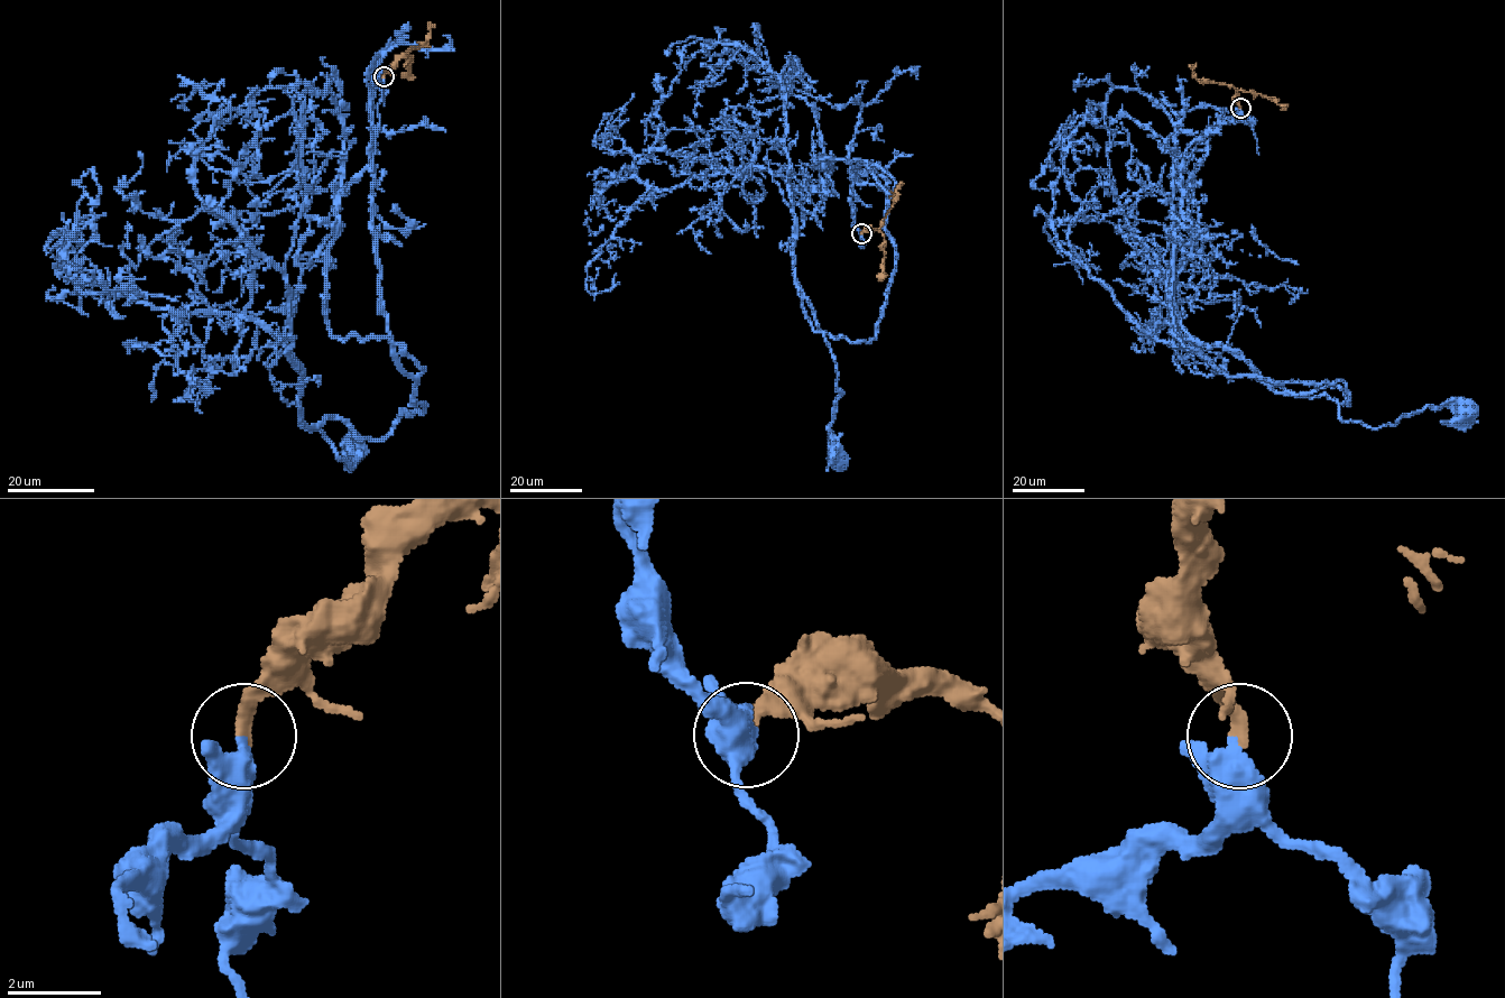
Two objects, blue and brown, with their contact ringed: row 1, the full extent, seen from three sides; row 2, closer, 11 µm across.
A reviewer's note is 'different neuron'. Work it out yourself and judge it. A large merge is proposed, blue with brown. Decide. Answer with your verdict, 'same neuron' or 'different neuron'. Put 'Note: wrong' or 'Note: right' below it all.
same neuron
Note: wrong

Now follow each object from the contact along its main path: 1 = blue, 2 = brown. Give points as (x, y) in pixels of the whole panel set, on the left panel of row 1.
1: (384, 76), (381, 307), (424, 407), (369, 441), (334, 417), (307, 428), (351, 467), (344, 441), (359, 449)
2: (384, 76), (408, 49), (426, 40), (428, 22)

